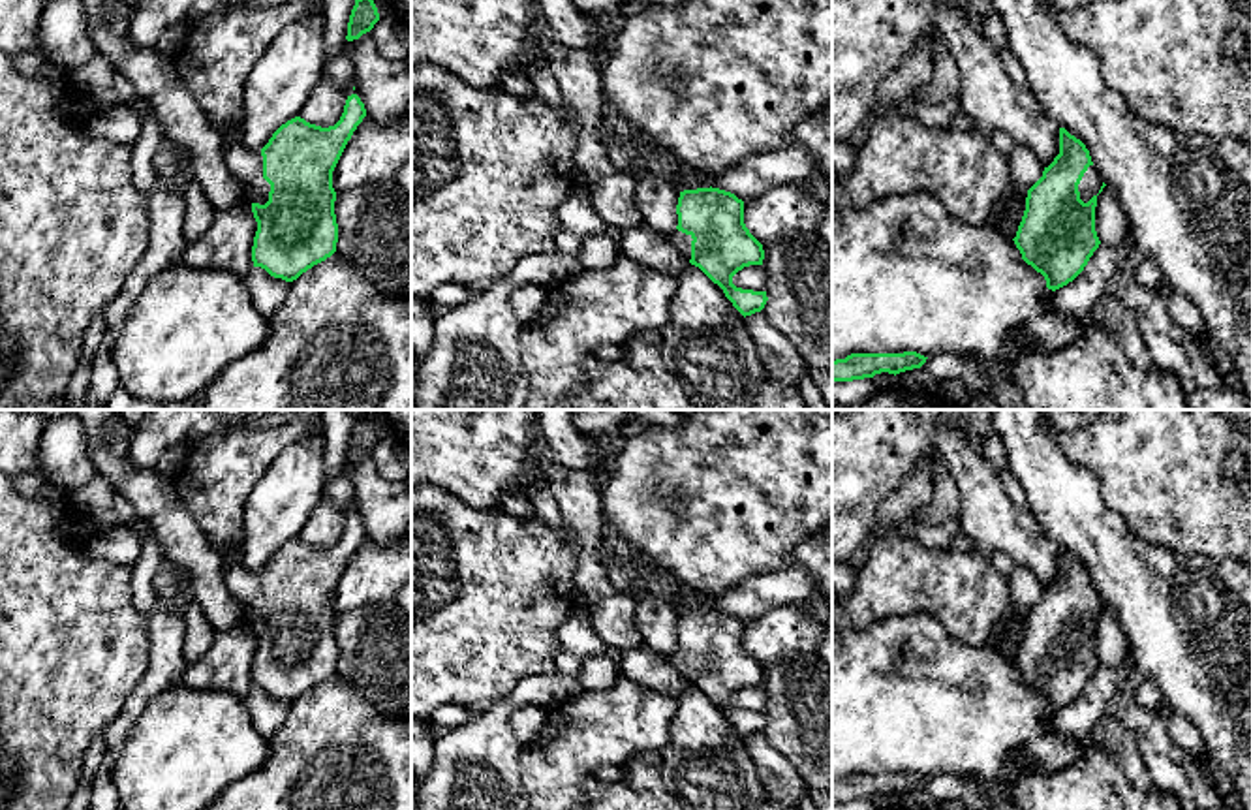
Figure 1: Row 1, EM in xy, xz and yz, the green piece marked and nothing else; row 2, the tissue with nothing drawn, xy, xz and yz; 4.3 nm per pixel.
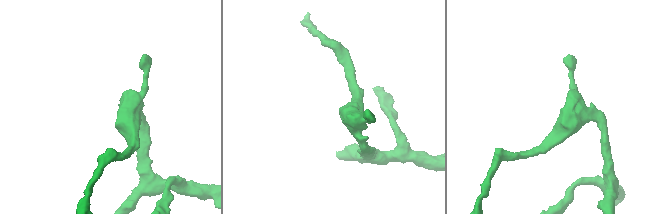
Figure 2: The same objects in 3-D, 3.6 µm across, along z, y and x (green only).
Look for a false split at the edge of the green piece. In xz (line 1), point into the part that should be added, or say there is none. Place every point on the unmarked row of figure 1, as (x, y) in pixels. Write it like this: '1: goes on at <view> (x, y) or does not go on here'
1: goes on at xz (680, 662)

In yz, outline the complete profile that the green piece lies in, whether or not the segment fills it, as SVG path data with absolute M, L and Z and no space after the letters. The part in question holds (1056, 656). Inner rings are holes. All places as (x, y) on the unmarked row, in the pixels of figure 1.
M1059 549L1059 575L1027 611L1026 631L1012 660L1022 680L1044 697L1048 710L1056 712L1073 703L1099 669L1095 628L1104 607L1086 566Z

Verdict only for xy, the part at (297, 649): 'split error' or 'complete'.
split error

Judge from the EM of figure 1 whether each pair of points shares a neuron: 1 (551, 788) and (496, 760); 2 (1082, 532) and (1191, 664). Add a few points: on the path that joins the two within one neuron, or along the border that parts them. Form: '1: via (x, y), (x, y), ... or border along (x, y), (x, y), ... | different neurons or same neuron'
1: border along (525, 745), (519, 756), (523, 790) | different neurons
2: via (1114, 564), (1180, 632) | same neuron

